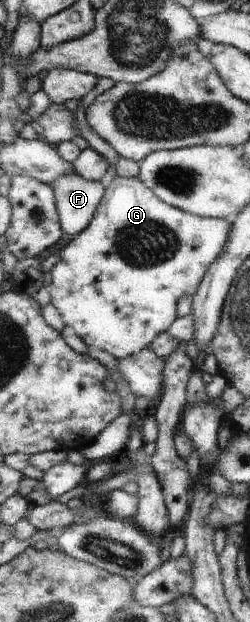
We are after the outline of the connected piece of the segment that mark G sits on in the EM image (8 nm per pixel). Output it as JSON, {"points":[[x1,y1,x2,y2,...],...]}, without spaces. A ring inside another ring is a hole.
{"points":[[115,177,106,188,104,202,100,204,92,223,59,251,60,259,50,272,52,276,50,282,51,302,63,317,65,326,73,327,92,350,105,350,119,361,128,356,135,356,143,349,149,349,157,335,168,332,172,322,178,319,177,302,179,302,179,298,183,294,190,294,191,296,196,294,209,267,215,262,217,256,223,254,224,248,227,247,231,232,232,219,216,219,194,215,162,201,140,178]]}

